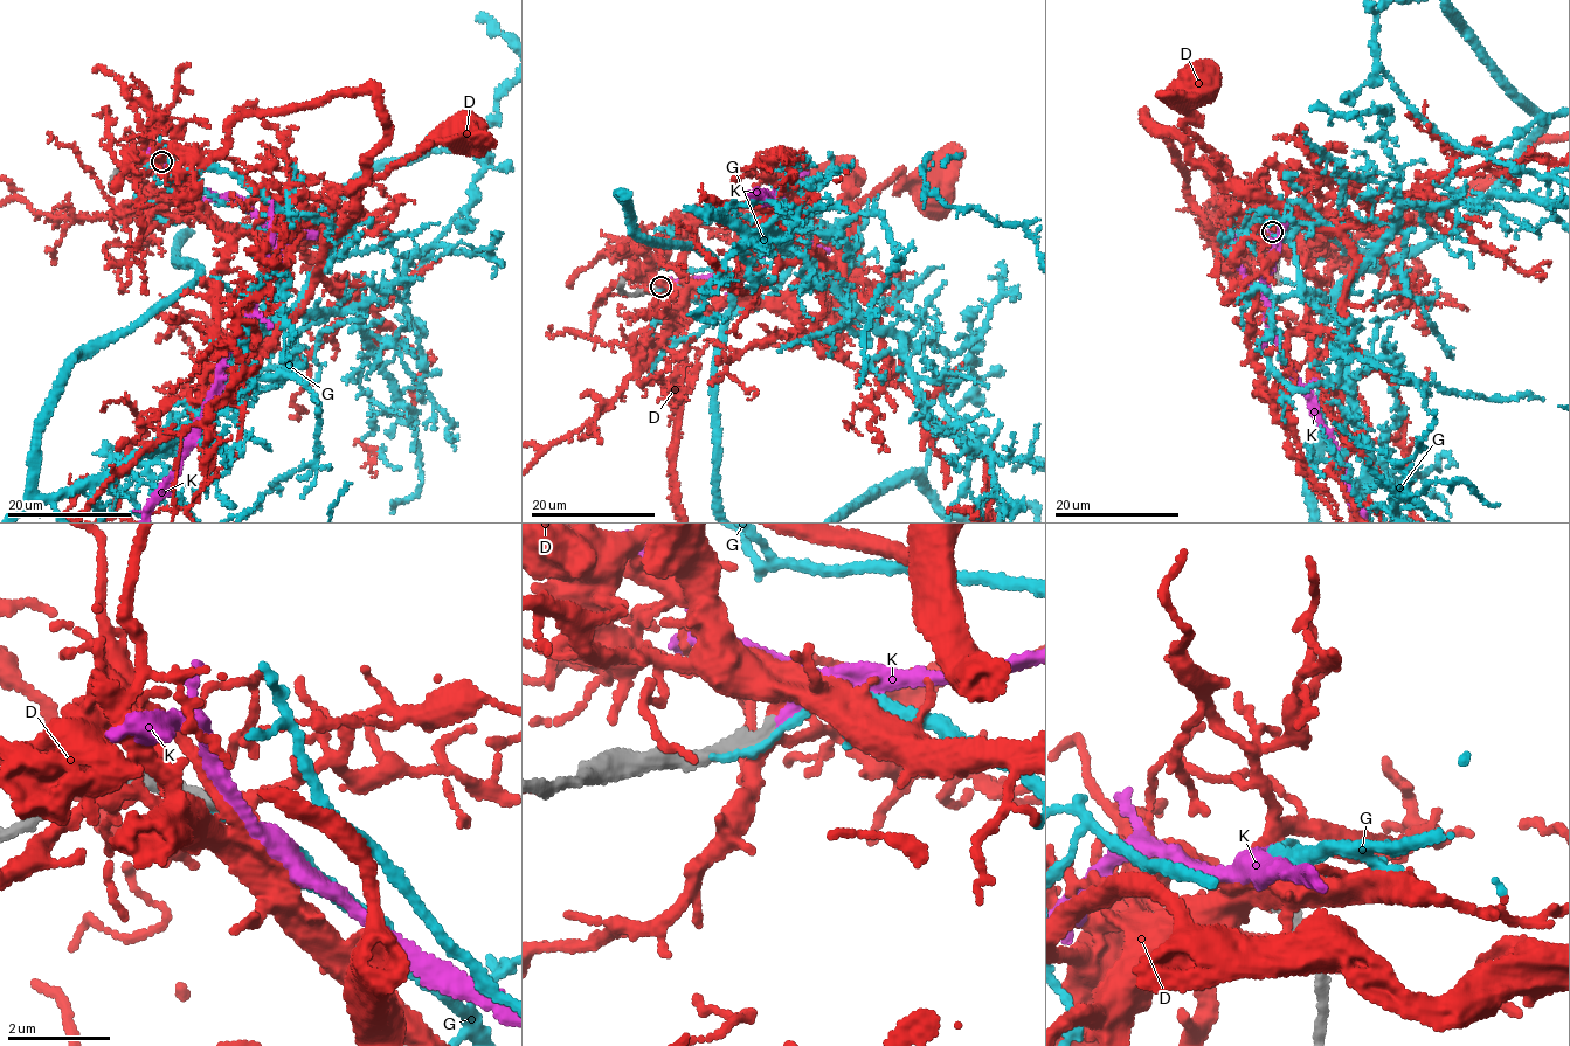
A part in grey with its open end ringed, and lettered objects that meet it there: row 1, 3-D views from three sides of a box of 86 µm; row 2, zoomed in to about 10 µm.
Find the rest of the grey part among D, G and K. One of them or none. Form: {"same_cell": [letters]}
{"same_cell": ["K"]}

